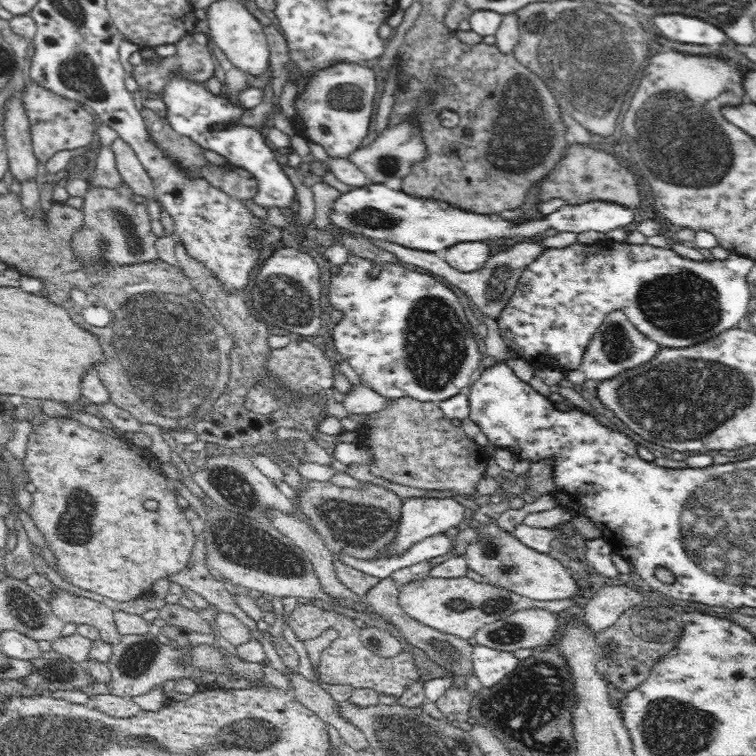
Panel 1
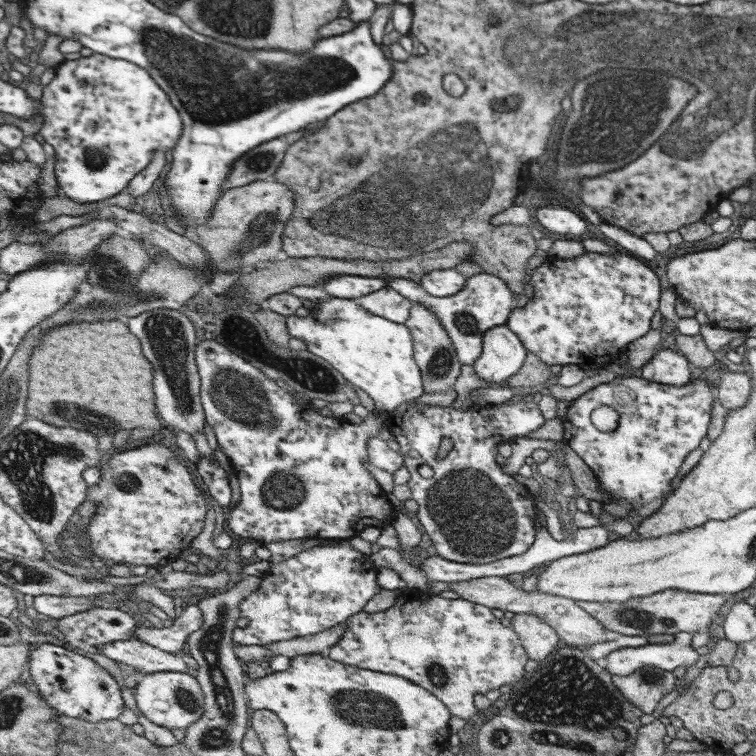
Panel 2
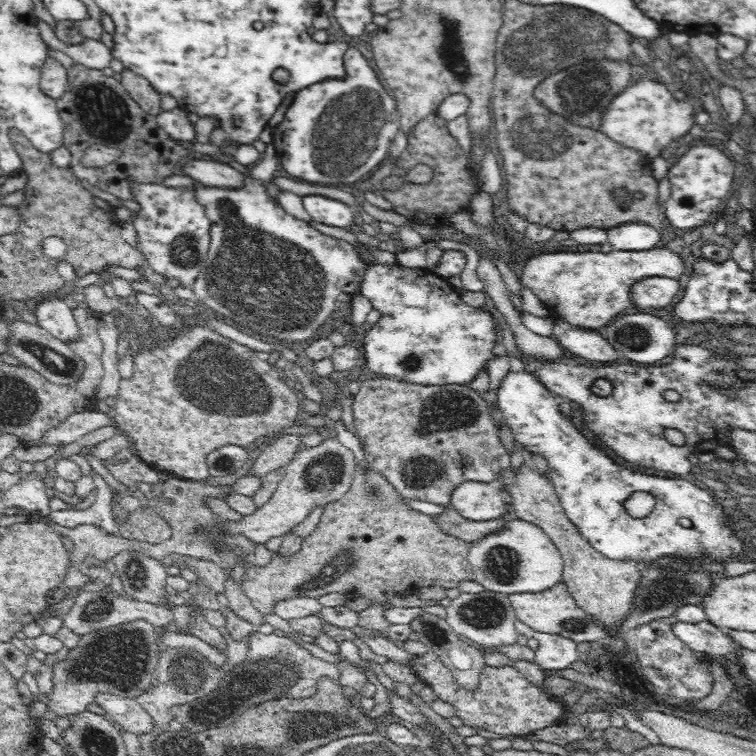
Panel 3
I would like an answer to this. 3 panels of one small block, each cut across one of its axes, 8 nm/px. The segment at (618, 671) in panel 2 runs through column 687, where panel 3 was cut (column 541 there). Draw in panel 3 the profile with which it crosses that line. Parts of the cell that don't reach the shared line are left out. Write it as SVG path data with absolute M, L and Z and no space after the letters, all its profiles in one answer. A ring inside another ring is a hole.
M521 621L514 622L514 629L518 634L538 640L539 646L535 650L535 662L542 669L562 670L570 666L572 662L579 660L577 642L569 638L564 638L558 634L537 632Z

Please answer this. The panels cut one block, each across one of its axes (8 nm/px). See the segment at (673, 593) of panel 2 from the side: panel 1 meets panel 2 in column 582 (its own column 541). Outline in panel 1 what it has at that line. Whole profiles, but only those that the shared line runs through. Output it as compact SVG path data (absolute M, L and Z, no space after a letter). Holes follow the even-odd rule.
M428 576L411 584L400 585L399 588L397 601L408 617L465 641L472 638L485 625L506 619L514 612L523 609L544 609L558 614L574 606L575 602L580 602L573 598L553 601L531 600L501 587L474 582L467 577L444 579Z

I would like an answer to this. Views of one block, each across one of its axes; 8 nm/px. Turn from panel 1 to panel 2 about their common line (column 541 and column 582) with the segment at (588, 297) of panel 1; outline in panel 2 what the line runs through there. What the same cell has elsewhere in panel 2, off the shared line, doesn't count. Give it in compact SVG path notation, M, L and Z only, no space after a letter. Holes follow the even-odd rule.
M586 251L570 259L549 257L533 270L532 285L534 296L524 307L514 310L505 325L520 336L528 352L536 354L544 363L578 365L584 370L600 370L618 361L630 342L644 336L650 330L650 320L658 310L662 292L658 276L646 264L620 251L616 254Z

